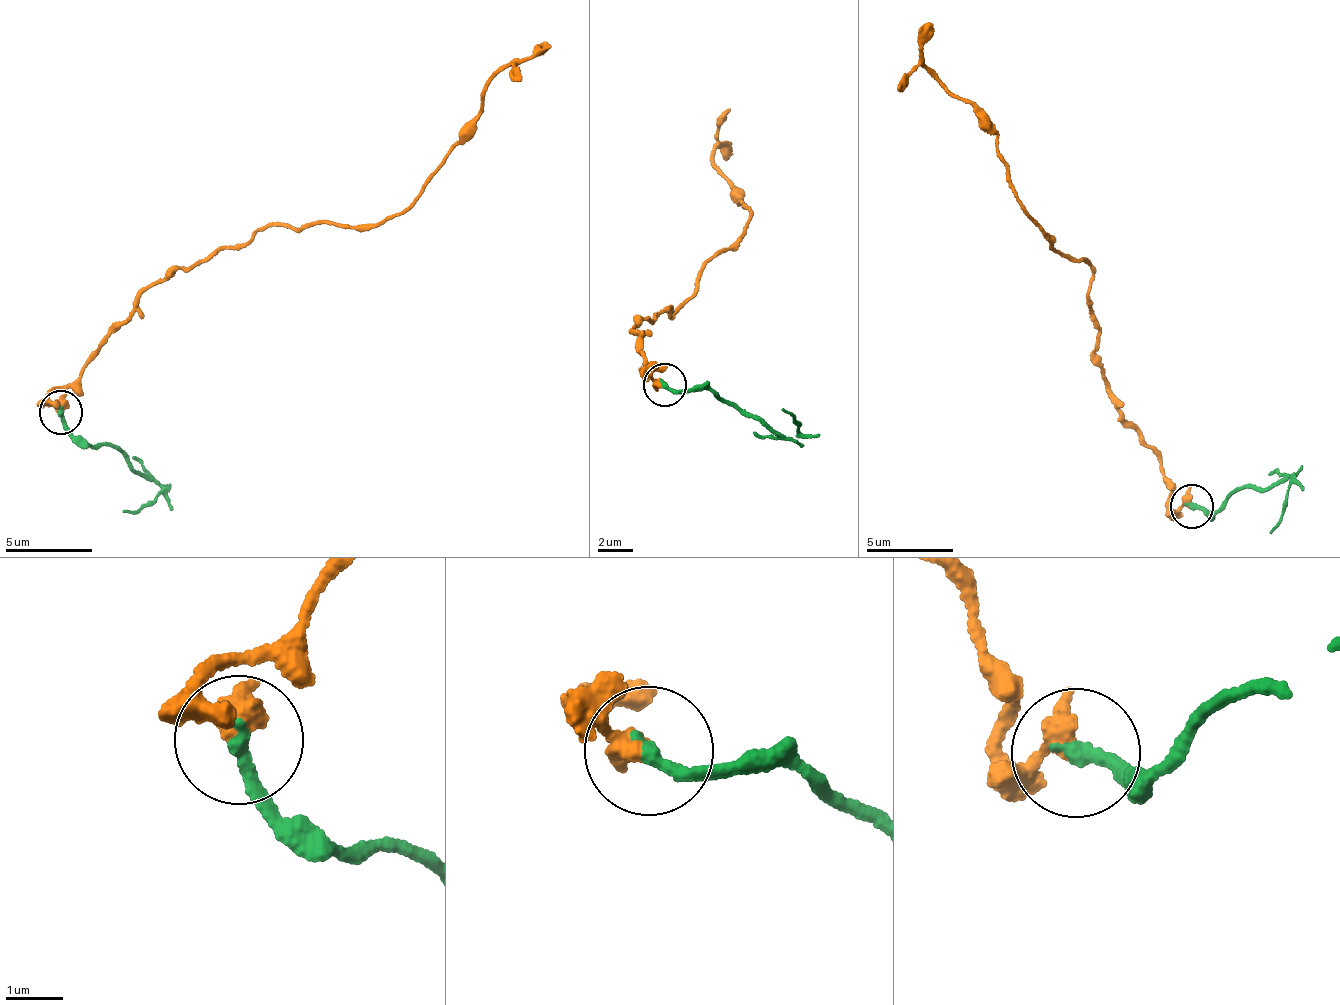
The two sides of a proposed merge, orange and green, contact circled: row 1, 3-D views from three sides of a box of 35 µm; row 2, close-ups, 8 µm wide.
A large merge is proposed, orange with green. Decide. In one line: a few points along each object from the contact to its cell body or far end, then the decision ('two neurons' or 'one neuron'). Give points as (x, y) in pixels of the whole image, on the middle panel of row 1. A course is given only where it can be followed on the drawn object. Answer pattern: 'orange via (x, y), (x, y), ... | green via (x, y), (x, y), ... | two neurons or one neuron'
orange via (664, 385), (643, 371), (633, 328), (675, 314), (700, 266), (736, 240), (748, 214), (712, 154), (729, 155) | green via (664, 385), (684, 394), (705, 389), (789, 437), (799, 432), (783, 409) | two neurons

